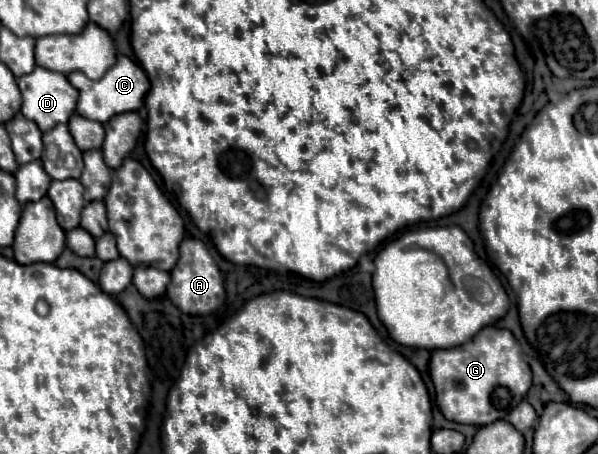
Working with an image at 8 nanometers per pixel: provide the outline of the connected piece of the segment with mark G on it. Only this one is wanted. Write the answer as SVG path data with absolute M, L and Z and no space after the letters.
M487 326L479 330L465 346L459 348L447 348L447 350L435 350L431 352L431 380L435 384L437 392L437 404L447 420L459 422L459 424L473 424L473 426L487 426L495 420L505 420L509 412L525 398L527 390L531 388L531 368L521 356L521 346L515 340L515 336L505 328Z

